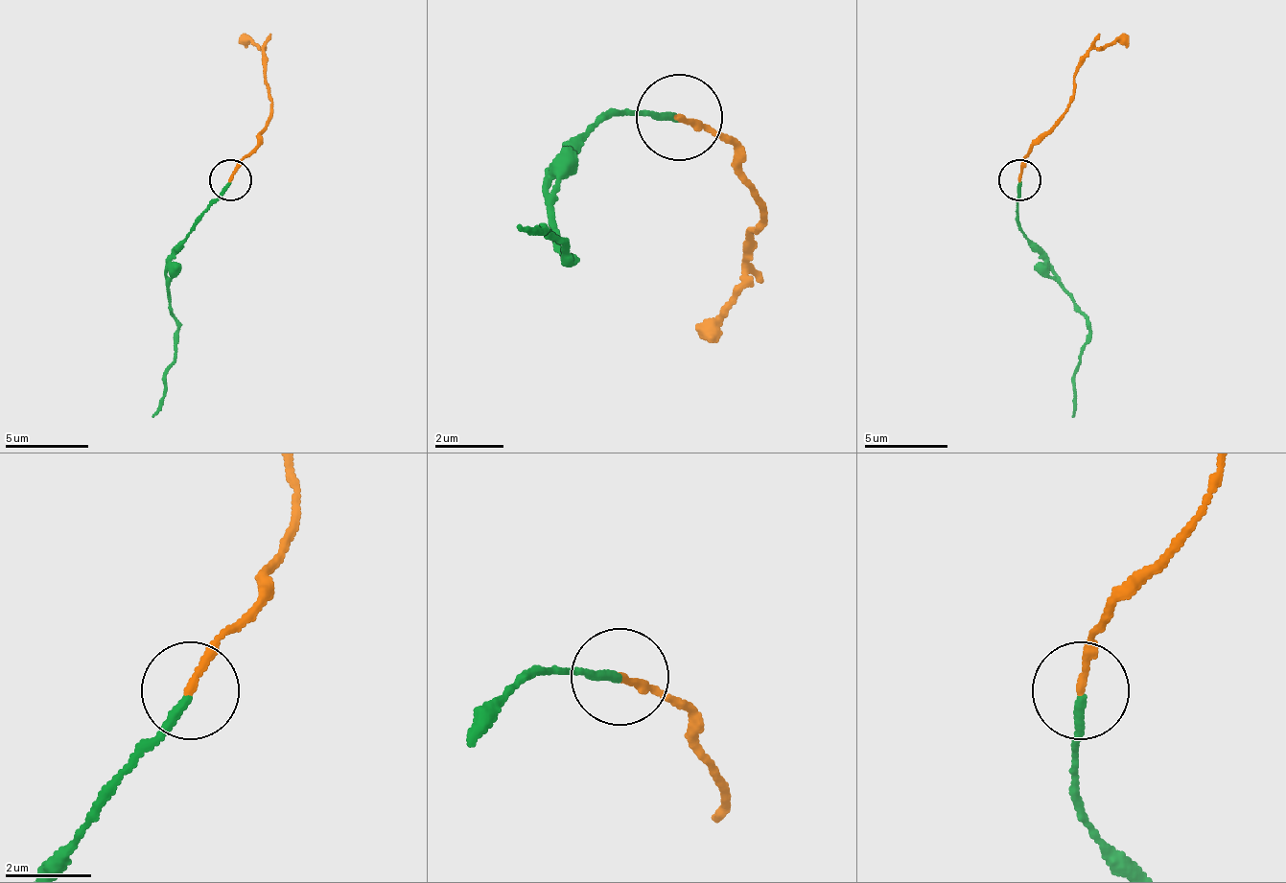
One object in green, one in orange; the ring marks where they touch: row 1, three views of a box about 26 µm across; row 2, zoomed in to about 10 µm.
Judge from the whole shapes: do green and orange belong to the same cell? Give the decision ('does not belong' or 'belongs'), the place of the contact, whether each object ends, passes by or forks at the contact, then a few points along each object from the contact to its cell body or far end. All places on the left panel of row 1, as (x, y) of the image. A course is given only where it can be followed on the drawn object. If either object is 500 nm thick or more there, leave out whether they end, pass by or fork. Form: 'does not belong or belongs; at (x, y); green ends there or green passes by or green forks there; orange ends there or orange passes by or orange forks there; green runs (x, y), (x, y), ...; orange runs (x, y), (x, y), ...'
does not belong; at (230, 180); green ends there; orange ends there; green runs (229, 183), (175, 258), (175, 363), (153, 418); orange runs (229, 178), (271, 111), (263, 49), (245, 36)

